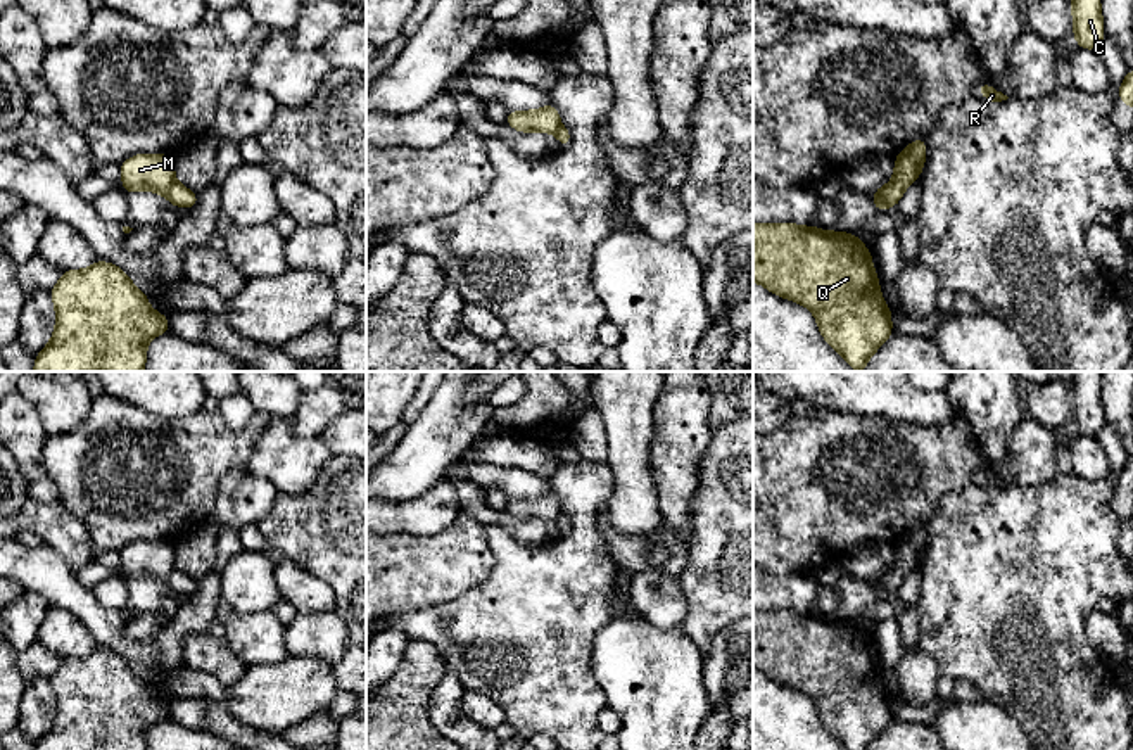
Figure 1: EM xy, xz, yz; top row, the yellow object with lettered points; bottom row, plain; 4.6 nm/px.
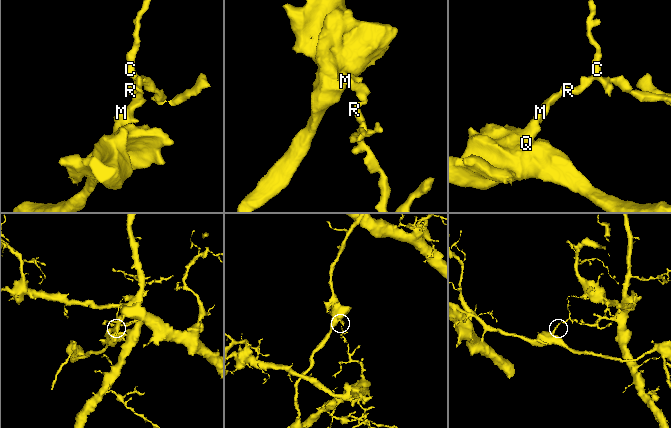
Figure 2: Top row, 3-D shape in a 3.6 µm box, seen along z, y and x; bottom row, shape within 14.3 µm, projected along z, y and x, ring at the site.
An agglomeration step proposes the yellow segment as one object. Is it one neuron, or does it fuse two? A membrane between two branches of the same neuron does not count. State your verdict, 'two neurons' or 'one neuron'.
two neurons

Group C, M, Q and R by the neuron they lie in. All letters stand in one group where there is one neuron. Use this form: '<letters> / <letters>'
C R / M Q

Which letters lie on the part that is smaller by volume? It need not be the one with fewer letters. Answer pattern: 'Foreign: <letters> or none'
Foreign: M, Q

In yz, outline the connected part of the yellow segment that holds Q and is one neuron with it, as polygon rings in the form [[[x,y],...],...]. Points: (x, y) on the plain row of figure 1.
[[[753,610],[753,669],[807,693],[846,750],[867,750],[893,722],[872,641],[855,620]]]

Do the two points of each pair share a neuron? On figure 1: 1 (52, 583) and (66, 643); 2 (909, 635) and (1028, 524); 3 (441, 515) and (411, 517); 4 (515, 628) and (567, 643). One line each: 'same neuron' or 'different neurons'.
1: different neurons
2: different neurons
3: same neuron
4: same neuron

